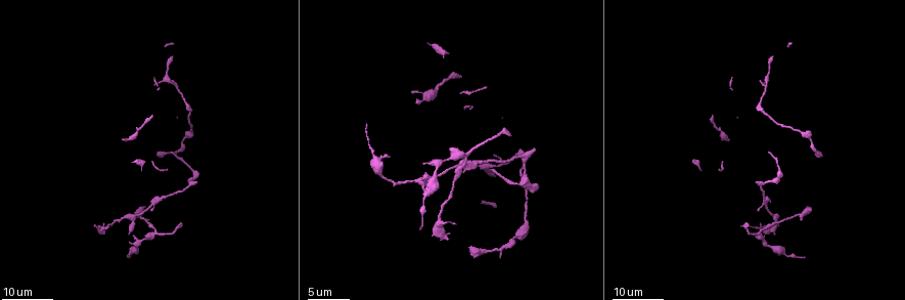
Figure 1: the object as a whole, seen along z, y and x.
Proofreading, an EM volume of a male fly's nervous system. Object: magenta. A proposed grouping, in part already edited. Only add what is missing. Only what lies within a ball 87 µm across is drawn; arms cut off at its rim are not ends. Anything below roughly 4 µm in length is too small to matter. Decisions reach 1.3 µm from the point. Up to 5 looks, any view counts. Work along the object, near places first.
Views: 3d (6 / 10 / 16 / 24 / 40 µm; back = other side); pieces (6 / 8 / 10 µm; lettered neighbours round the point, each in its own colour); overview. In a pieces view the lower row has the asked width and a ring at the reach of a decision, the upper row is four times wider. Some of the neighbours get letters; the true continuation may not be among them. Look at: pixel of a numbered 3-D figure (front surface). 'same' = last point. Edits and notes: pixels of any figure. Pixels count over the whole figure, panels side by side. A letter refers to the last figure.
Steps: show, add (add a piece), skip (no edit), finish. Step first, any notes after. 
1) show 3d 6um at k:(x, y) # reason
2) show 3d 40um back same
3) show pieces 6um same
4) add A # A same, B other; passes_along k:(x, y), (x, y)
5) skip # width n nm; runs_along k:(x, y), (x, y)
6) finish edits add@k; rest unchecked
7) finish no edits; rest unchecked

show 3d 24um at 1:(416, 100) # free end

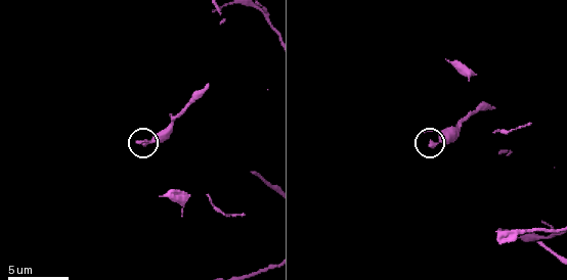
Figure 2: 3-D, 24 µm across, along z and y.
show pieces 10um at 2:(431, 147) # what lies round it

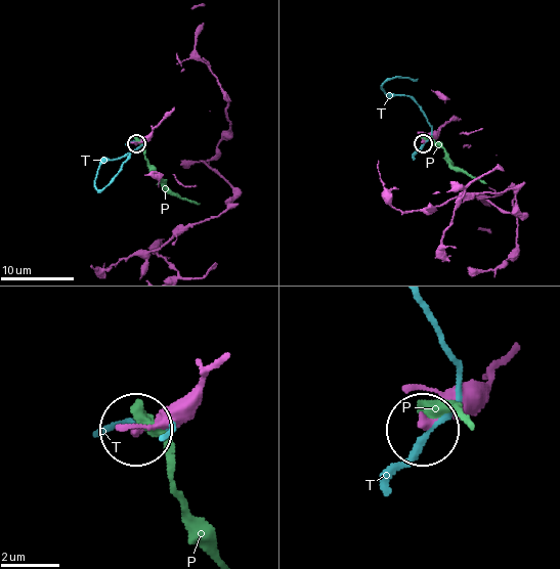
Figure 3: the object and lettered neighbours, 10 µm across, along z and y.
skip # P other, T other; no lettered piece goes on from it

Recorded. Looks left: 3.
show 3d 24um at 1:(471, 248) # branch stops here

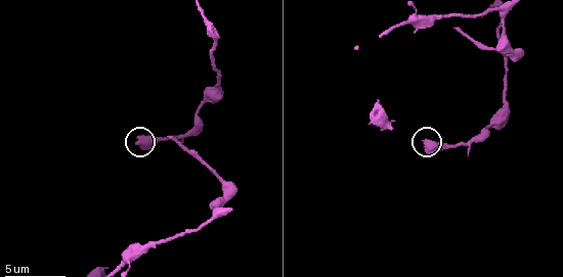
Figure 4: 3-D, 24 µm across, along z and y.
show pieces 10um at 4:(424, 143)

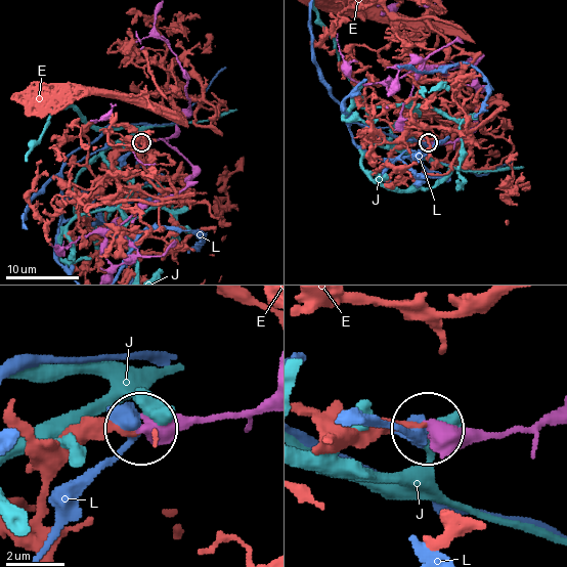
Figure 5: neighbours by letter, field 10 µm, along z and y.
skip # E other, J other, L other; no lettered piece goes on from it

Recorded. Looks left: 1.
show pieces 10um at 4:(389, 128) # end of a long branch

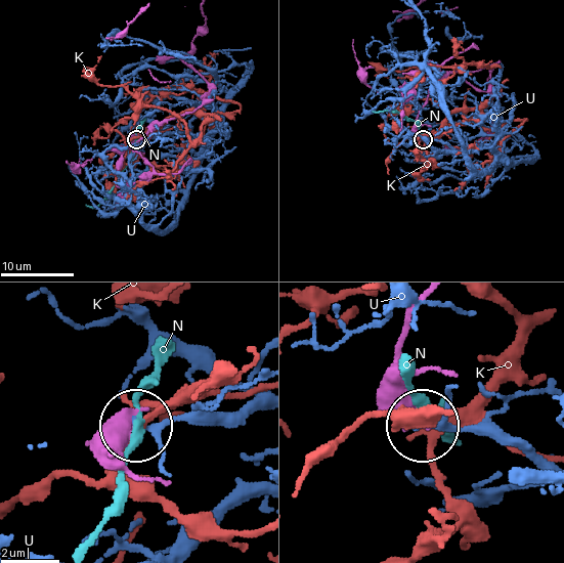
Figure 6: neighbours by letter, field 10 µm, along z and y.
skip # width 460 nm; K other, N other, U other; no lettered piece goes on from it

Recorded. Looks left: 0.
finish no edits; rest unchecked

